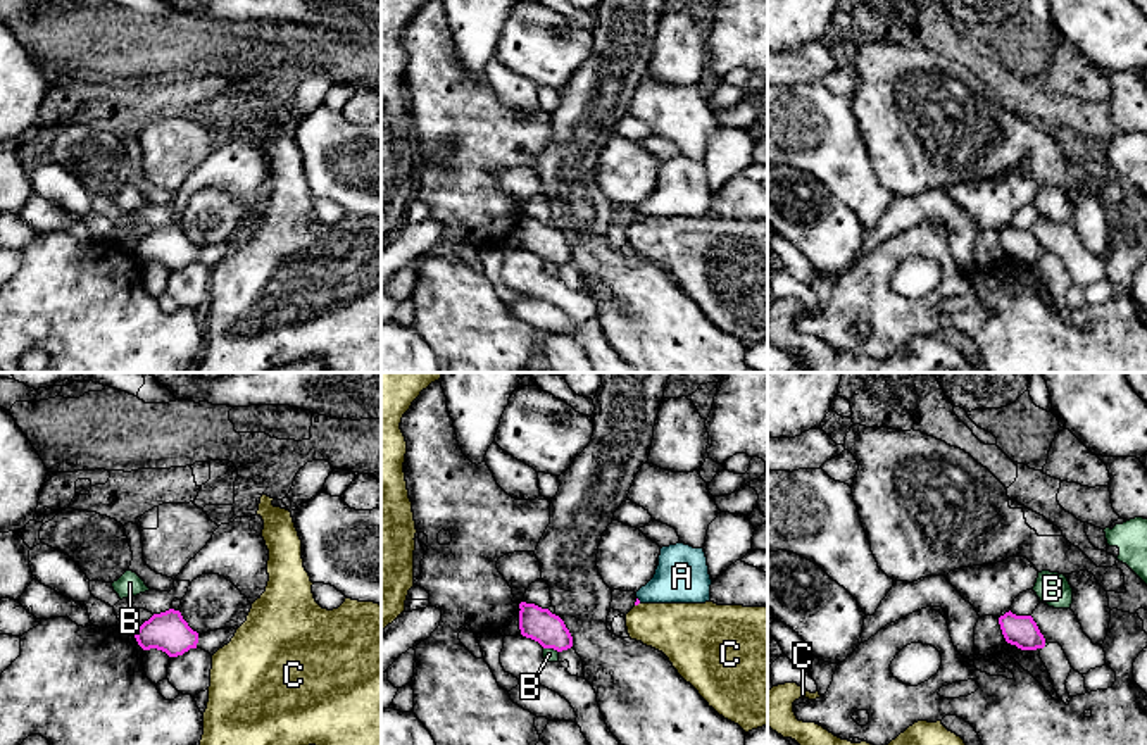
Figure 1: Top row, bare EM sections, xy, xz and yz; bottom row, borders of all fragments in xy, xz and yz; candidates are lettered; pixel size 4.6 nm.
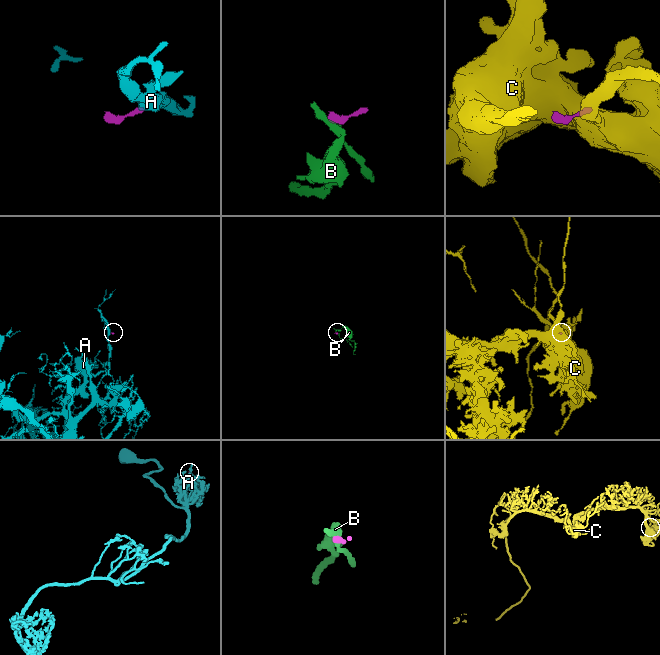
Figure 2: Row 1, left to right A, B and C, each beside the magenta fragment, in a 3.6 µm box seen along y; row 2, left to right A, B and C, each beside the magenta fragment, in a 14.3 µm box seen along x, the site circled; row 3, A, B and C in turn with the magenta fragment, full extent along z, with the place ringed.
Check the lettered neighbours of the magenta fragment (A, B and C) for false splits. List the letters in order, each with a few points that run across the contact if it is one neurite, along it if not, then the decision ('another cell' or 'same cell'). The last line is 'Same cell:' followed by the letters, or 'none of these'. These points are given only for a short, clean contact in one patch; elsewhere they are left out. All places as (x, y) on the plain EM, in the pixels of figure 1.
A: line xz (637, 211), (640, 216); another cell
B: line xz (544, 261), (552, 261), (557, 266); another cell
C: line xz (639, 216), (635, 219); another cell
Same cell: none of these

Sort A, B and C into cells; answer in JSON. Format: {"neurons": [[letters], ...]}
{"neurons": [["A"], ["B"], ["C"]]}

